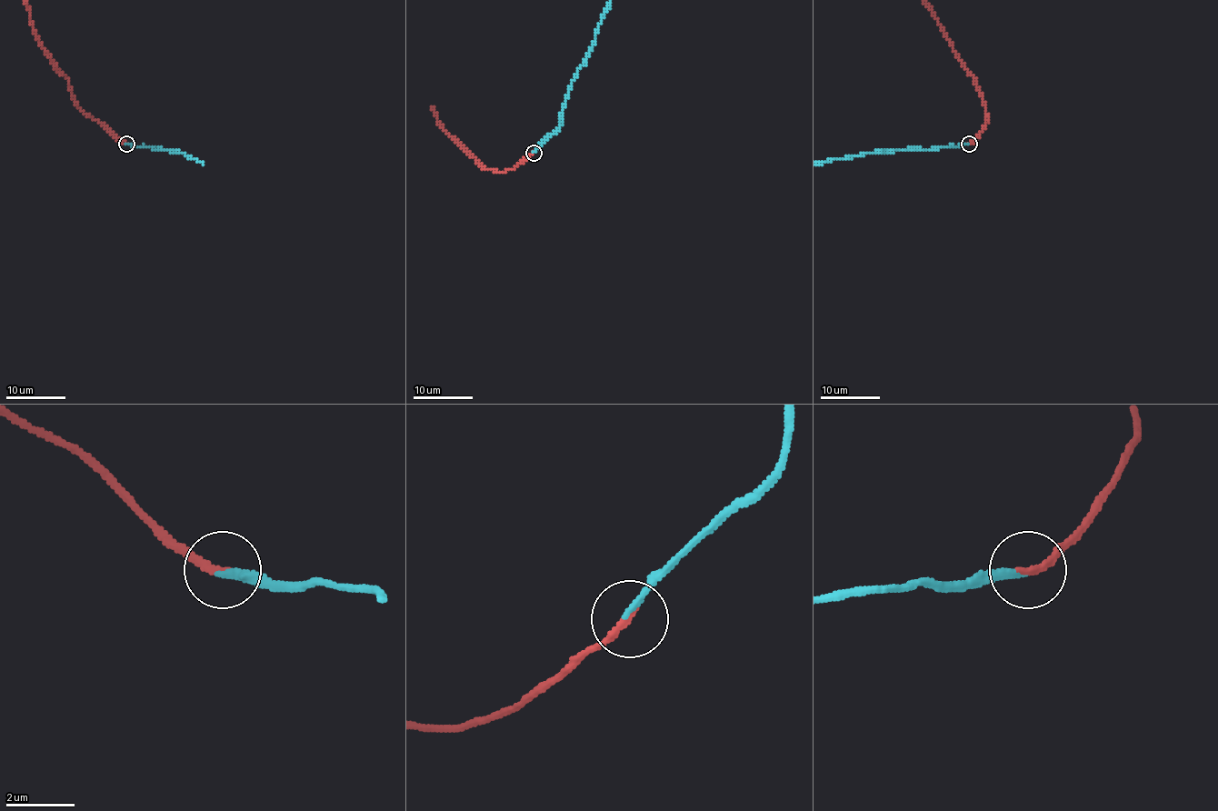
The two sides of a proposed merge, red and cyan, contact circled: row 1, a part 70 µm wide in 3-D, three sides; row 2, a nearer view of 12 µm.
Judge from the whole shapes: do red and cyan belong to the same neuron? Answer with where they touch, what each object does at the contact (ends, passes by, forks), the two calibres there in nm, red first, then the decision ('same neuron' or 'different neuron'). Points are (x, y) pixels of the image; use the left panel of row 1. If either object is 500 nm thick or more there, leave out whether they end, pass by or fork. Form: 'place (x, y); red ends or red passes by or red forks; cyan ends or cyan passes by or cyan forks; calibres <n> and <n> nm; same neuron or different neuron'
place (126, 144); red ends; cyan ends; calibres 200 and 180 nm; same neuron

